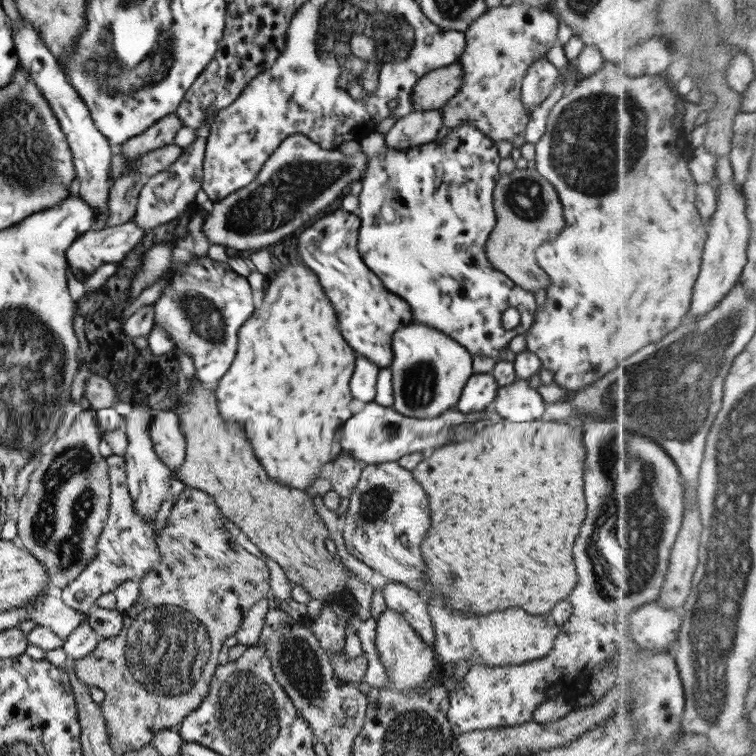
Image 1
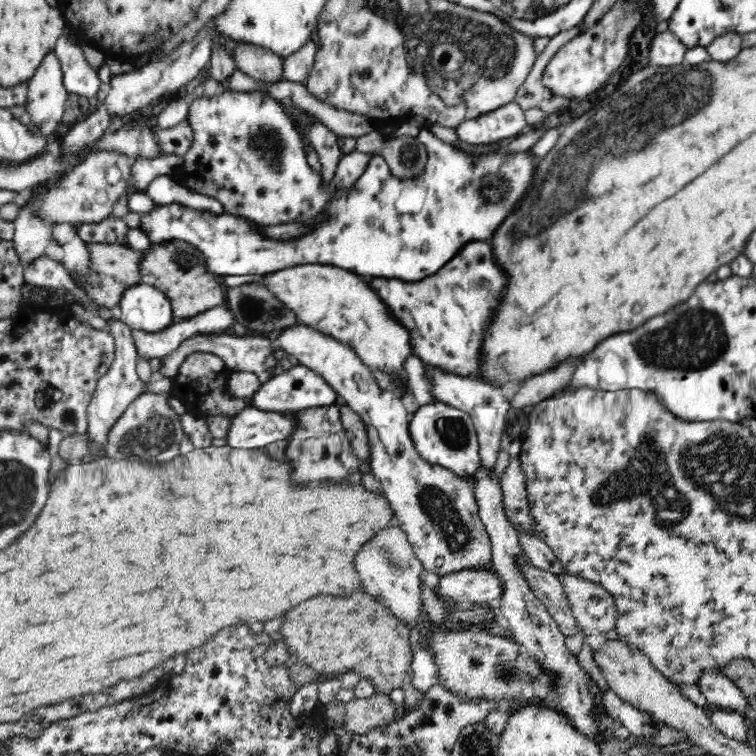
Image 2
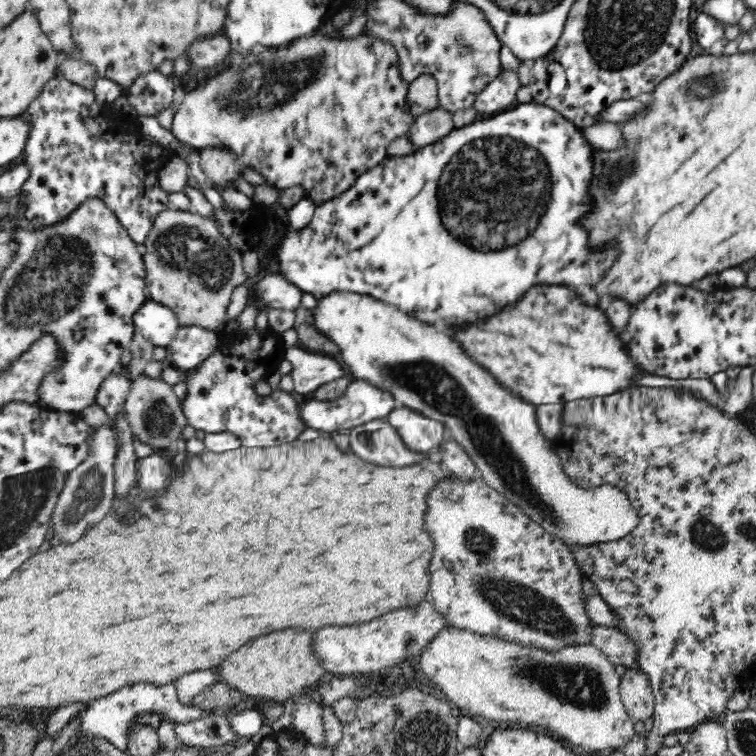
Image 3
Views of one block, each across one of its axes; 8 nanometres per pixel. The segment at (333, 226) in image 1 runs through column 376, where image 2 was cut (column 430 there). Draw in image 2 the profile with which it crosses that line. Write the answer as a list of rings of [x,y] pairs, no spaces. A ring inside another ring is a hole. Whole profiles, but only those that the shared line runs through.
[[[472,241],[427,279],[415,283],[380,277],[372,280],[371,287],[410,331],[413,352],[424,364],[460,377],[475,378],[479,374],[484,332],[496,316],[502,292],[508,292],[508,280],[504,280],[492,252],[490,244]]]

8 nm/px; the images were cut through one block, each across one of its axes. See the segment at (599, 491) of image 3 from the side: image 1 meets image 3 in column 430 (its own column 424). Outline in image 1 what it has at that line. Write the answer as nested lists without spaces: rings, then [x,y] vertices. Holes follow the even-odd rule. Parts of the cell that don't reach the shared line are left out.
[[[412,322],[393,332],[391,350],[391,408],[395,412],[419,419],[435,418],[456,406],[462,386],[473,373],[472,356],[463,346],[434,328]]]

